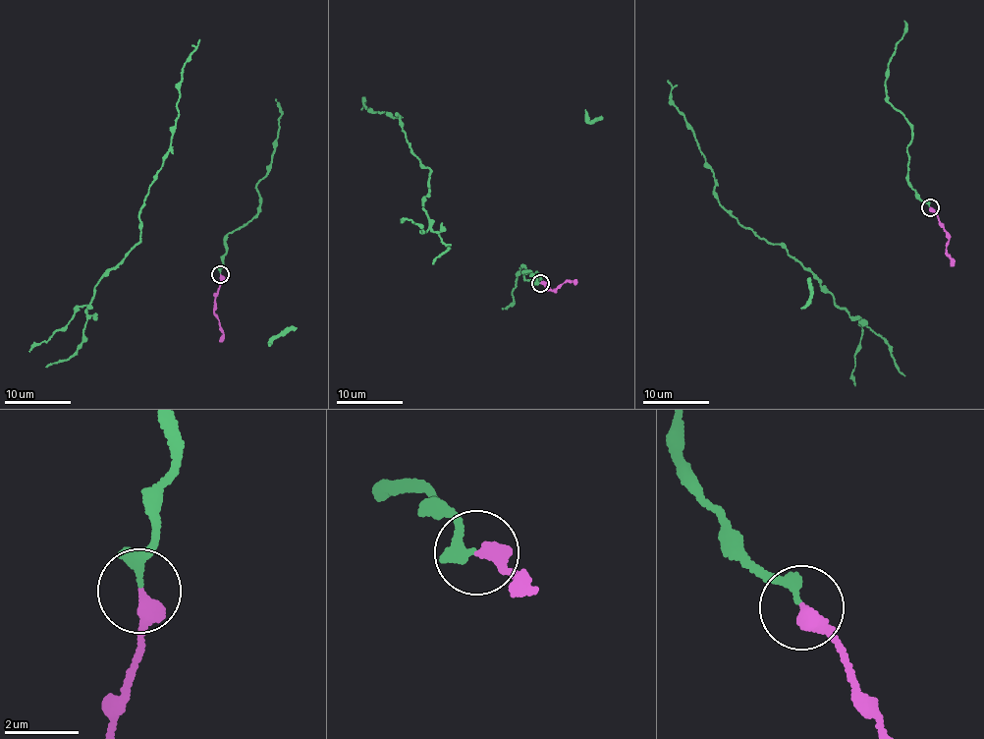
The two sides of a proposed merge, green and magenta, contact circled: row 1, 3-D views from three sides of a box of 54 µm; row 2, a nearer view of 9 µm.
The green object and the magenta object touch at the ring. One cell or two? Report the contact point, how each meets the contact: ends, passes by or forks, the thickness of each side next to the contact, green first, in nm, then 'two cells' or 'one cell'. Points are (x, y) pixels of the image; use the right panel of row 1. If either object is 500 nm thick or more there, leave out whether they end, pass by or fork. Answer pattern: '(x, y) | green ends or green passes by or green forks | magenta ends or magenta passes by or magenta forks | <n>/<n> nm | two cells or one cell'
(930, 207) | green ends | magenta ends | 320/420 nm | one cell

